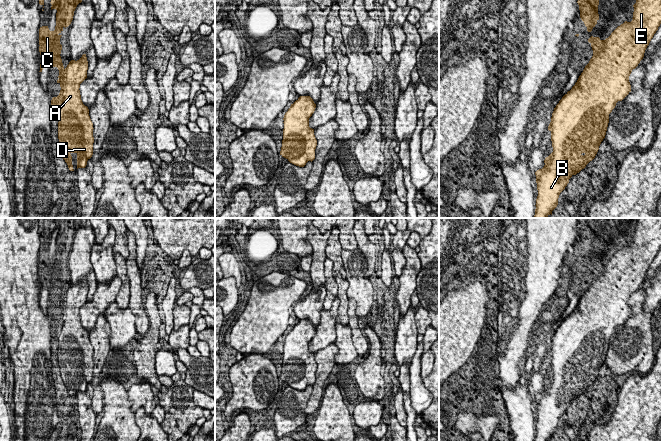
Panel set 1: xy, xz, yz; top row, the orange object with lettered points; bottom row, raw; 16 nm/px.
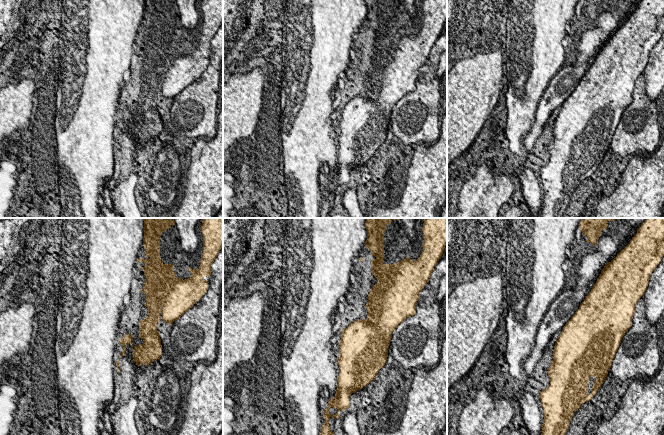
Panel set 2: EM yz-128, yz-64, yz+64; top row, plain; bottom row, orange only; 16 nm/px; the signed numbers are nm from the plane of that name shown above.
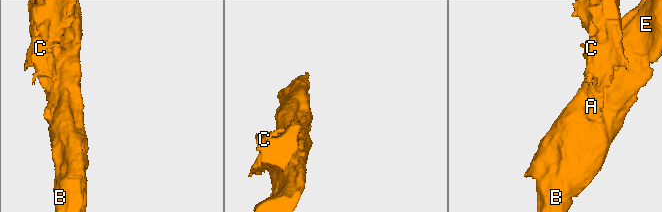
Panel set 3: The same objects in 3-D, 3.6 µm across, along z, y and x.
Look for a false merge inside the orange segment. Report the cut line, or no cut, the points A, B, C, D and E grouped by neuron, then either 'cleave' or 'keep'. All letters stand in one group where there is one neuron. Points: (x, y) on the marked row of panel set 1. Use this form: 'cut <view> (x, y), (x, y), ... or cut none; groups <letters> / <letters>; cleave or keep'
cut none; groups A B C D E; keep

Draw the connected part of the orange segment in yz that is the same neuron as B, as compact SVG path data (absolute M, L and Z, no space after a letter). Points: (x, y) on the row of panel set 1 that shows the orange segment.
M636 0L633 7L633 20L631 22L625 21L605 40L593 36L588 39L593 50L593 56L575 85L554 108L548 126L548 130L551 132L553 152L545 158L544 167L535 172L538 196L533 218L547 218L550 214L552 215L552 211L558 205L559 195L569 183L569 179L584 169L595 158L606 135L609 114L615 108L616 103L622 101L631 92L629 76L643 59L647 46L661 24L661 0Z

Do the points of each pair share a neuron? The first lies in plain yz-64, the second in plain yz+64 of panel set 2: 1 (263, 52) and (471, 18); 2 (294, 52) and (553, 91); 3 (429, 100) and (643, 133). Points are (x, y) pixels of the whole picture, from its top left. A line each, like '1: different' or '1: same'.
1: different
2: different
3: same

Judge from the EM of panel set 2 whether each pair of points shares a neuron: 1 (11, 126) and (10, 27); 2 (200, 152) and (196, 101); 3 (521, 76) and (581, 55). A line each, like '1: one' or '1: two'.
1: two
2: two
3: two

